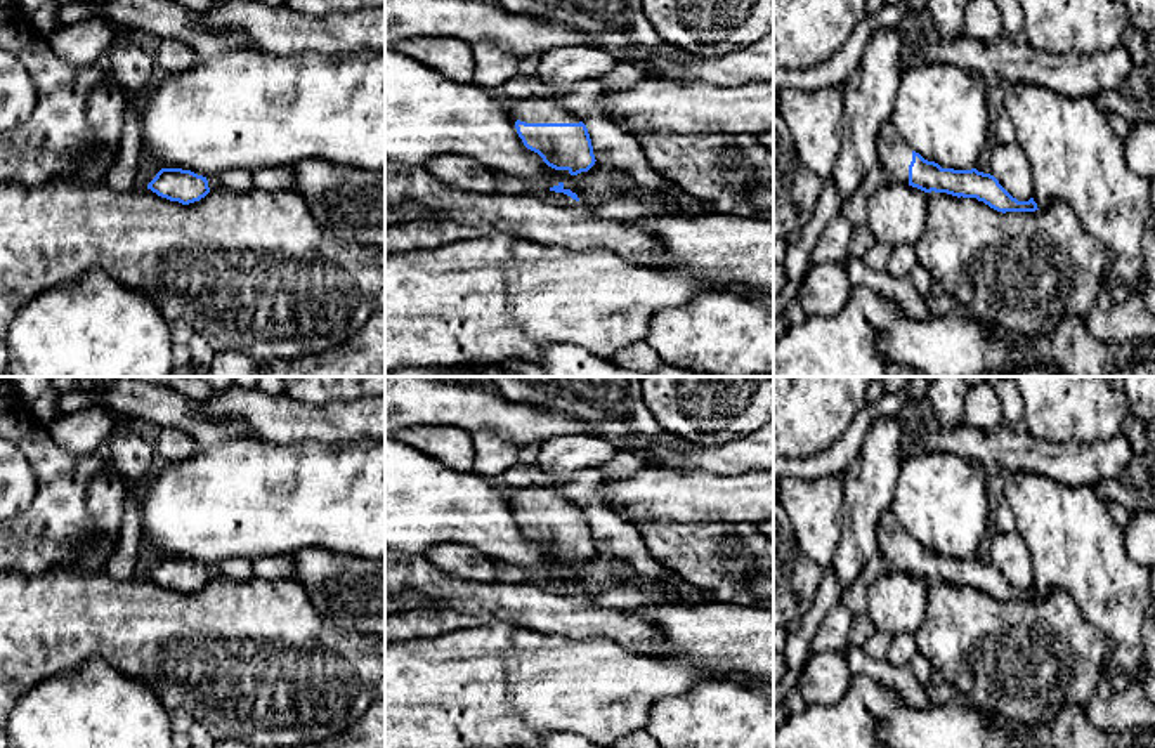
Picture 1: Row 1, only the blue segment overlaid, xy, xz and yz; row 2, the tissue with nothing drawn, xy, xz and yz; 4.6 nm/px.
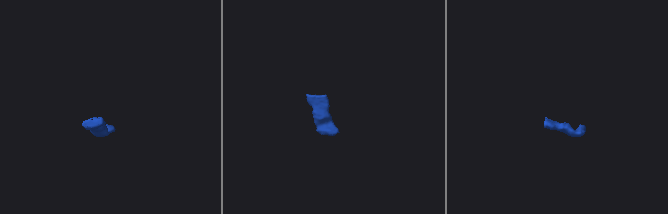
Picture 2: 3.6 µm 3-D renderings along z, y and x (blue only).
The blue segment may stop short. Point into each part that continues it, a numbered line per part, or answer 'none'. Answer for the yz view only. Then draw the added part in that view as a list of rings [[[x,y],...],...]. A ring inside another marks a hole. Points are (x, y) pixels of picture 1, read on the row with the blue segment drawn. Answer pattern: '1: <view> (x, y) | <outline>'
1: yz (895, 157) | [[[891,121],[881,128],[878,153],[879,167],[888,174],[890,180],[909,184],[912,149],[902,141]]]

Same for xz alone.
1: xz (531, 110) | [[[520,97],[506,102],[513,121],[525,123],[579,123],[581,120],[567,111],[557,97]]]

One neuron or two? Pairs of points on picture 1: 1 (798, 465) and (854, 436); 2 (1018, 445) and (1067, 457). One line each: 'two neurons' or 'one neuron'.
1: one neuron
2: one neuron

